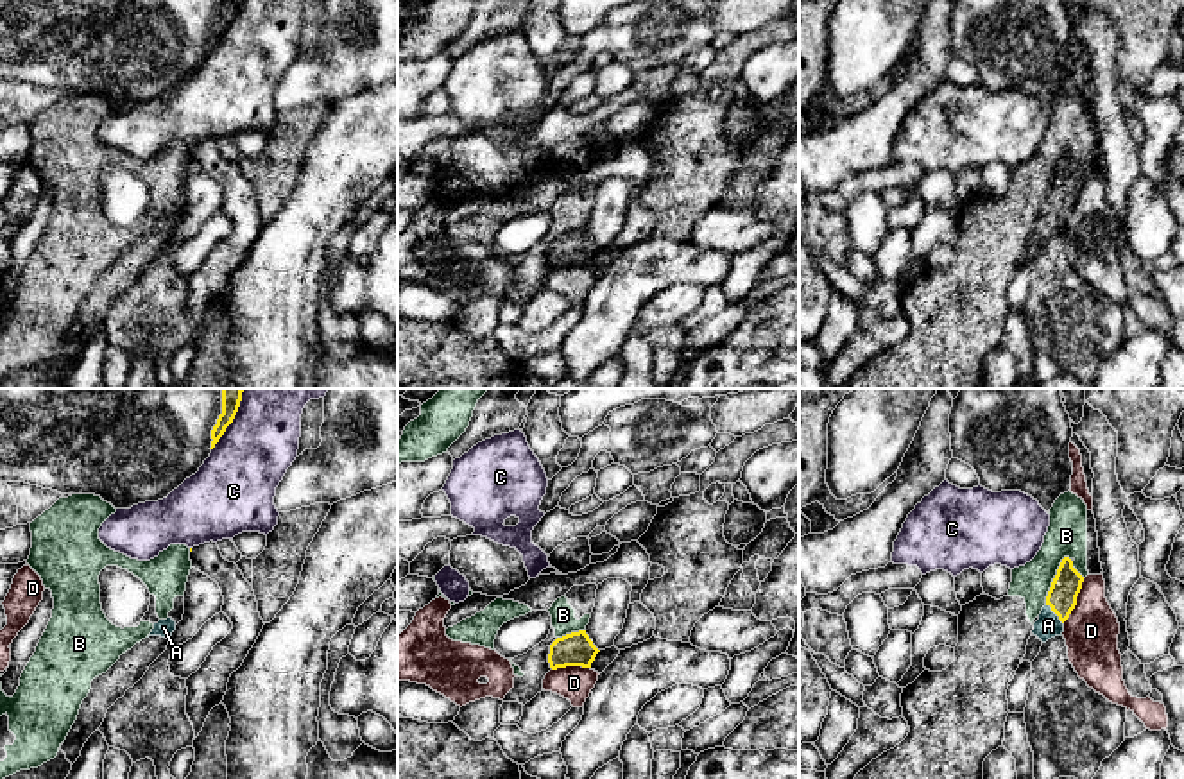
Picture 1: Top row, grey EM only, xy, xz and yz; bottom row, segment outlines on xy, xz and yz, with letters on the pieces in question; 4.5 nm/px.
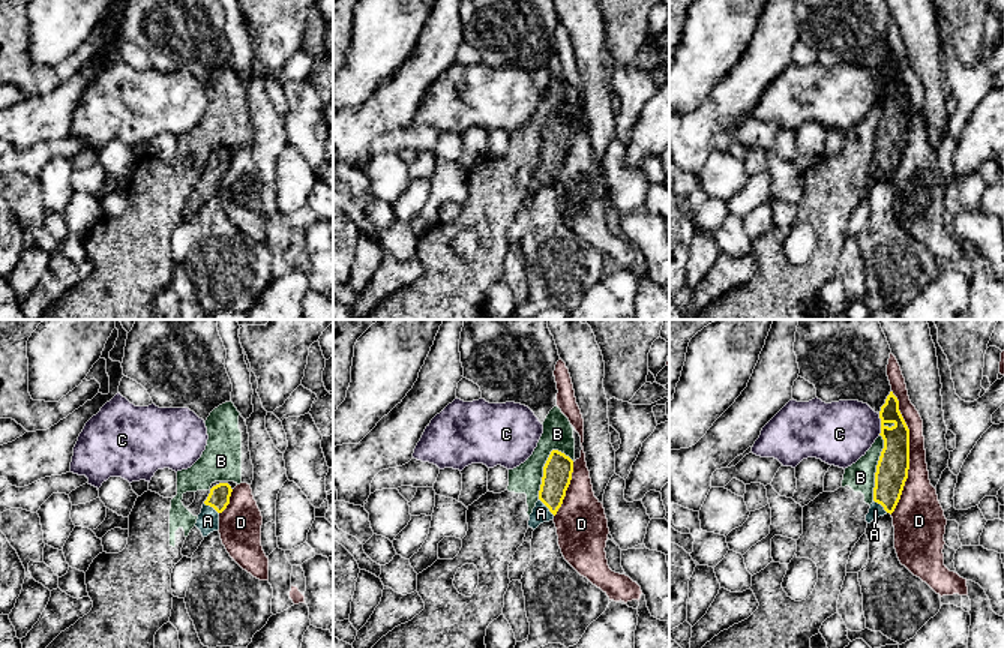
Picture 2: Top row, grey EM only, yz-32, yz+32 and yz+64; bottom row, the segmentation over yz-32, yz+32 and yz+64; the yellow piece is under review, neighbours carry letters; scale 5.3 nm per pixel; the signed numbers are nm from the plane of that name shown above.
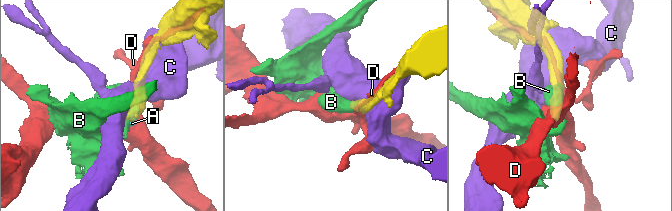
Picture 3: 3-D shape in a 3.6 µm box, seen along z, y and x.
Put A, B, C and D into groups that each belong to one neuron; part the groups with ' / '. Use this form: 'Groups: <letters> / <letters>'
Groups: A / B / C / D

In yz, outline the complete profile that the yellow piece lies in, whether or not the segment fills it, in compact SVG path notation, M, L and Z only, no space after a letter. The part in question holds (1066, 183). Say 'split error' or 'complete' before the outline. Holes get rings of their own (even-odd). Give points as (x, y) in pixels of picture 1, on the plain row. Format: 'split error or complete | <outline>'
split error | M1064 156L1048 190L1046 204L1042 206L1039 218L1034 222L1023 260L1032 261L1048 238L1062 235L1064 220L1077 204L1082 181L1084 175L1073 167L1073 159Z

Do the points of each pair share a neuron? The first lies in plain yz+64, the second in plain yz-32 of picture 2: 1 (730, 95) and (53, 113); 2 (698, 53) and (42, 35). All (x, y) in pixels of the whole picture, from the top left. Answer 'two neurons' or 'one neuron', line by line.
1: one neuron
2: one neuron

